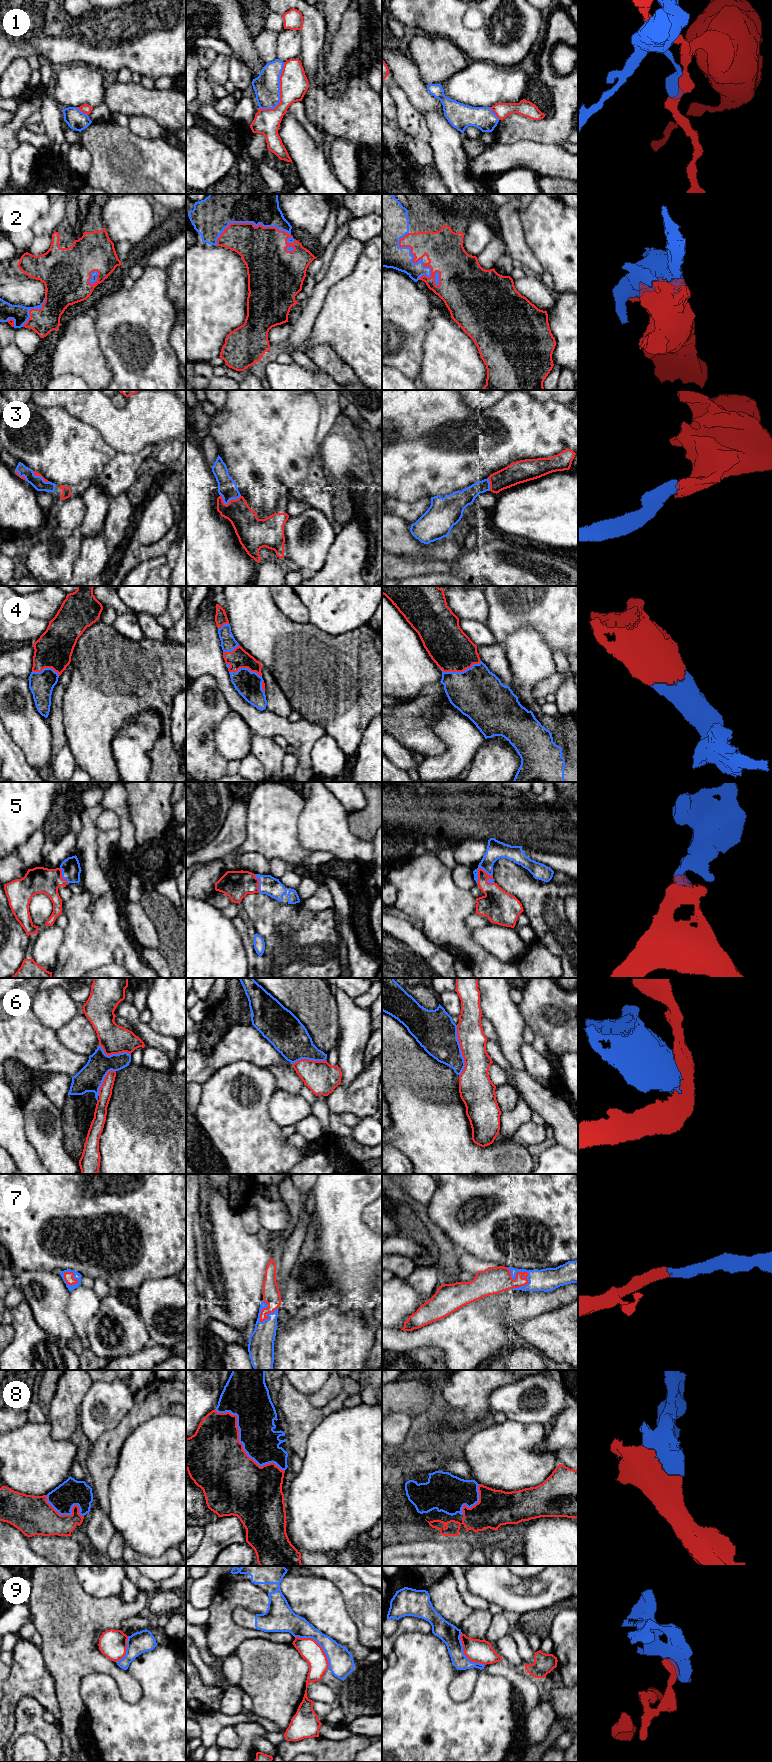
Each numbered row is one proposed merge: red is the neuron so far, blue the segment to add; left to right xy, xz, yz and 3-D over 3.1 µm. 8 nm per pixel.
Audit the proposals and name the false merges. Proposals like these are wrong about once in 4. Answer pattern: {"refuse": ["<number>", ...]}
{"refuse": ["1", "6", "9"]}

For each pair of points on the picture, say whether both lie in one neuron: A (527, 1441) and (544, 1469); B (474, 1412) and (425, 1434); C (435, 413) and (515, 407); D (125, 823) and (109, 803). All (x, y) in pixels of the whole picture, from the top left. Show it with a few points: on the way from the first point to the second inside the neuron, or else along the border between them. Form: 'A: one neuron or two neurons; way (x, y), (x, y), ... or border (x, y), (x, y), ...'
A: one neuron; way (526, 1448), (526, 1452), (537, 1463)
B: one neuron; way (462, 1412), (443, 1417), (437, 1422)
C: one neuron; way (455, 416), (495, 416)
D: one neuron; way (124, 817), (115, 806)

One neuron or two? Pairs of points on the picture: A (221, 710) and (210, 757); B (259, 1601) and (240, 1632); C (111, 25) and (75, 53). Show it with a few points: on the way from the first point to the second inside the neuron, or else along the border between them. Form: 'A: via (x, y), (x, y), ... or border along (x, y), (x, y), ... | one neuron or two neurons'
A: via (209, 722), (209, 745) | one neuron
B: via (245, 1601), (237, 1601), (228, 1610), (228, 1620) | one neuron
C: via (102, 28), (84, 44) | one neuron

